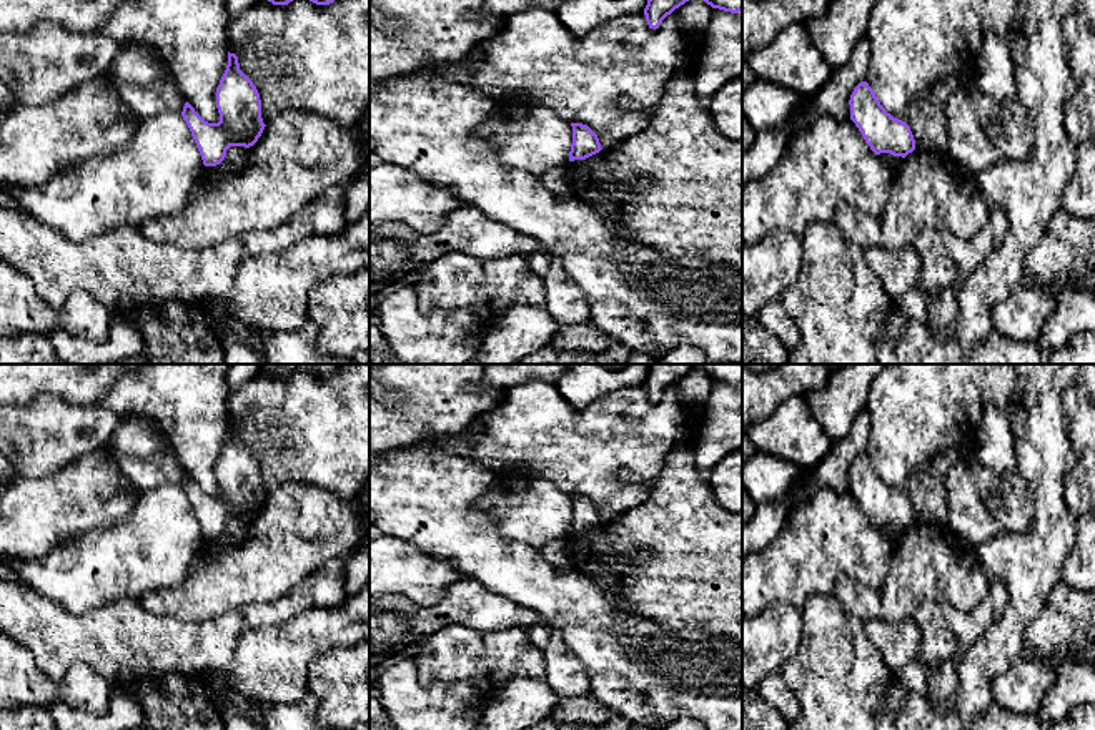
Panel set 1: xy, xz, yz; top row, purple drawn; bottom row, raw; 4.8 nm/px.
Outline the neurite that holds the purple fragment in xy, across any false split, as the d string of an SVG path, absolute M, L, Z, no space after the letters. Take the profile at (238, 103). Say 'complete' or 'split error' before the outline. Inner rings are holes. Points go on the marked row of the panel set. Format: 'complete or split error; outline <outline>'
complete; outline M228 52L228 65L216 88L218 123L205 121L186 101L181 111L205 166L220 165L230 146L253 146L265 130L261 100L253 81Z

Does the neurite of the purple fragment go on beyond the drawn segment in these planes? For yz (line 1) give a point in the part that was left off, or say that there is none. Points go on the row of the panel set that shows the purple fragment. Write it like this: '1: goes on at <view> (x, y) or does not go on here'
1: does not go on here

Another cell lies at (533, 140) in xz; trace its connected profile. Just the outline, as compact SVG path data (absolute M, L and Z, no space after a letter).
M501 101L474 133L493 143L504 166L539 180L549 168L569 161L572 126L549 108Z

